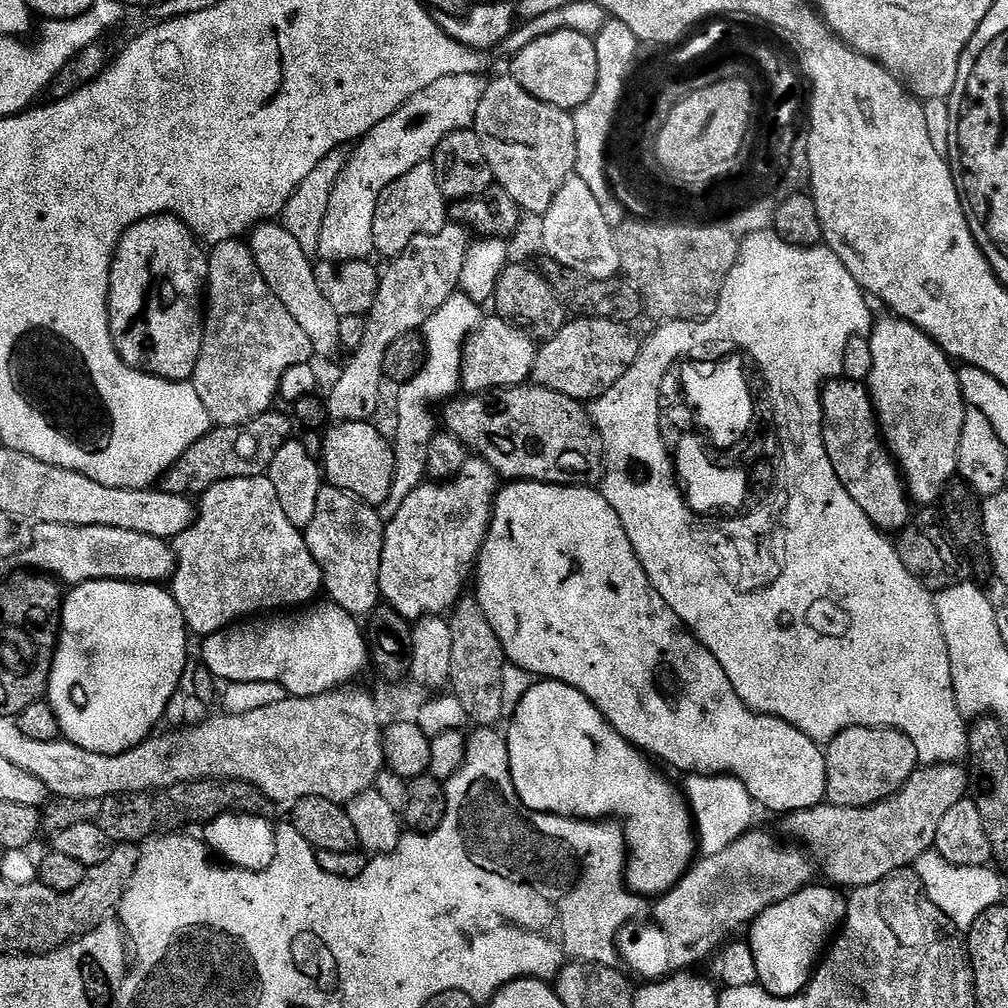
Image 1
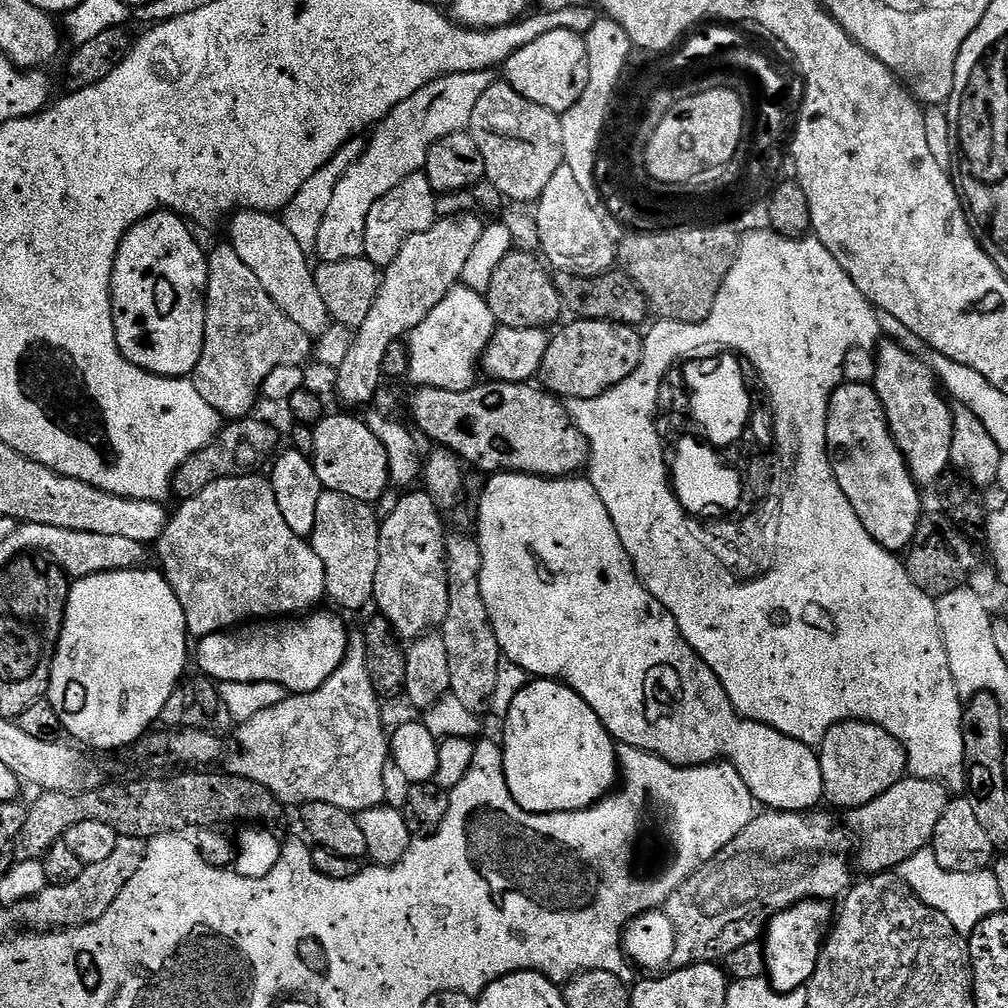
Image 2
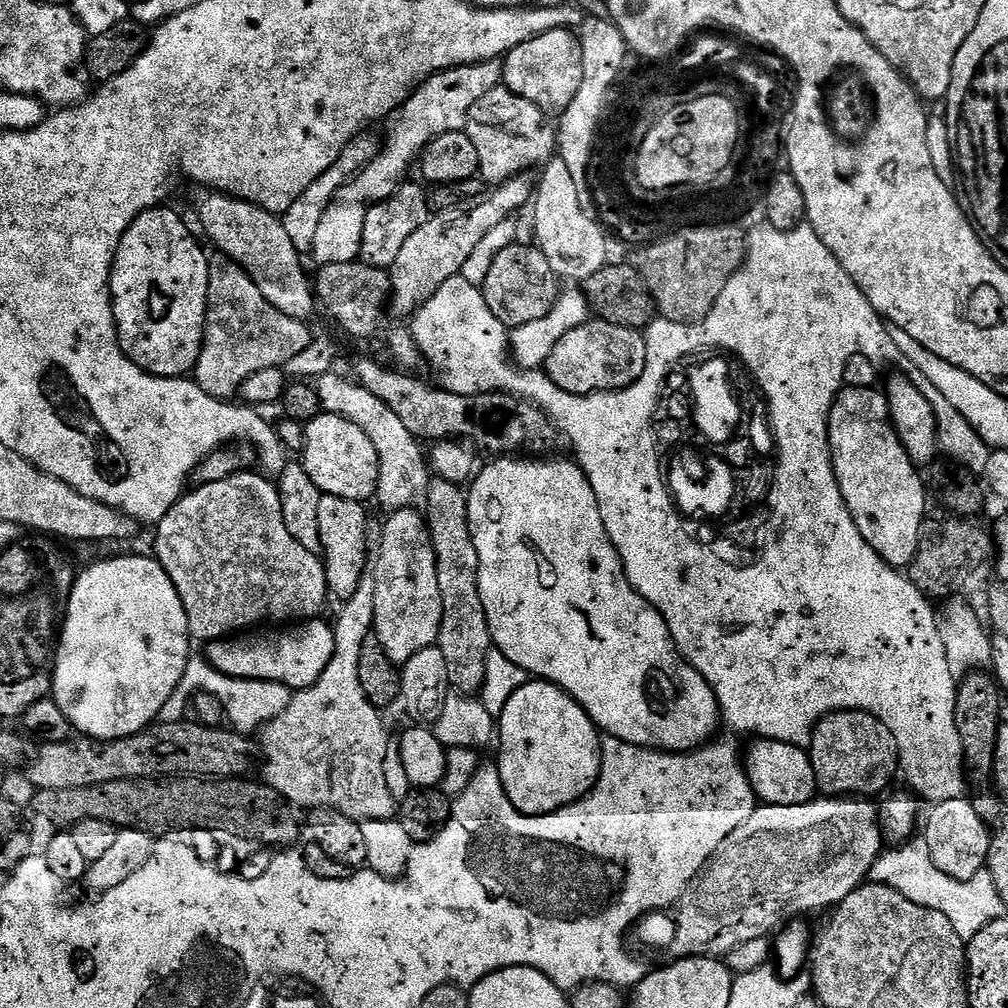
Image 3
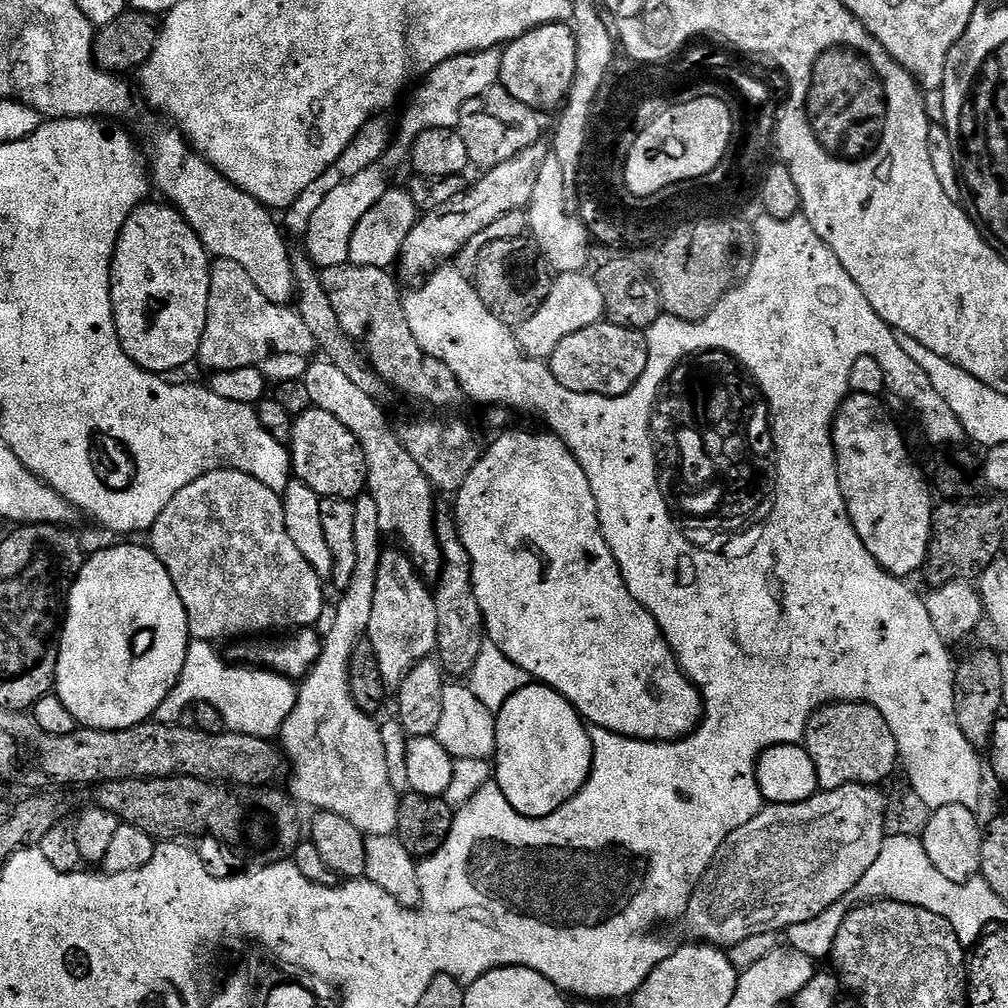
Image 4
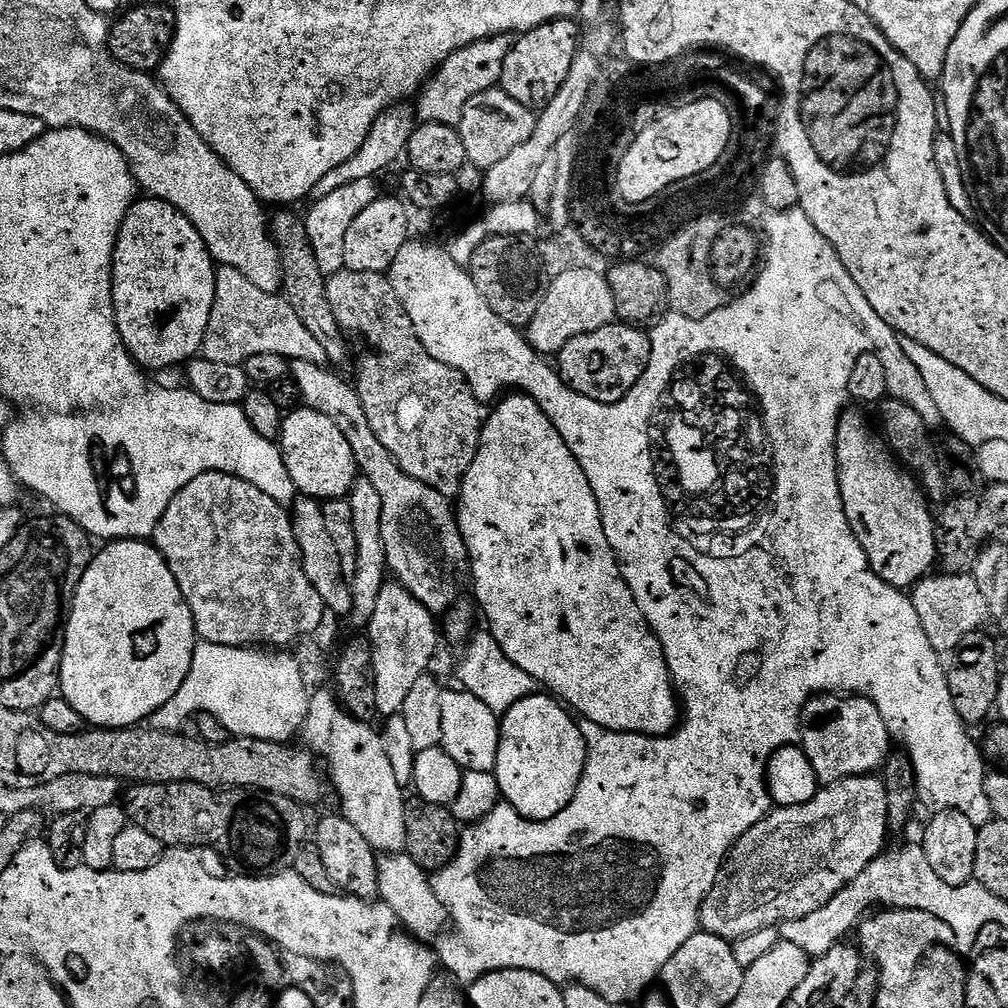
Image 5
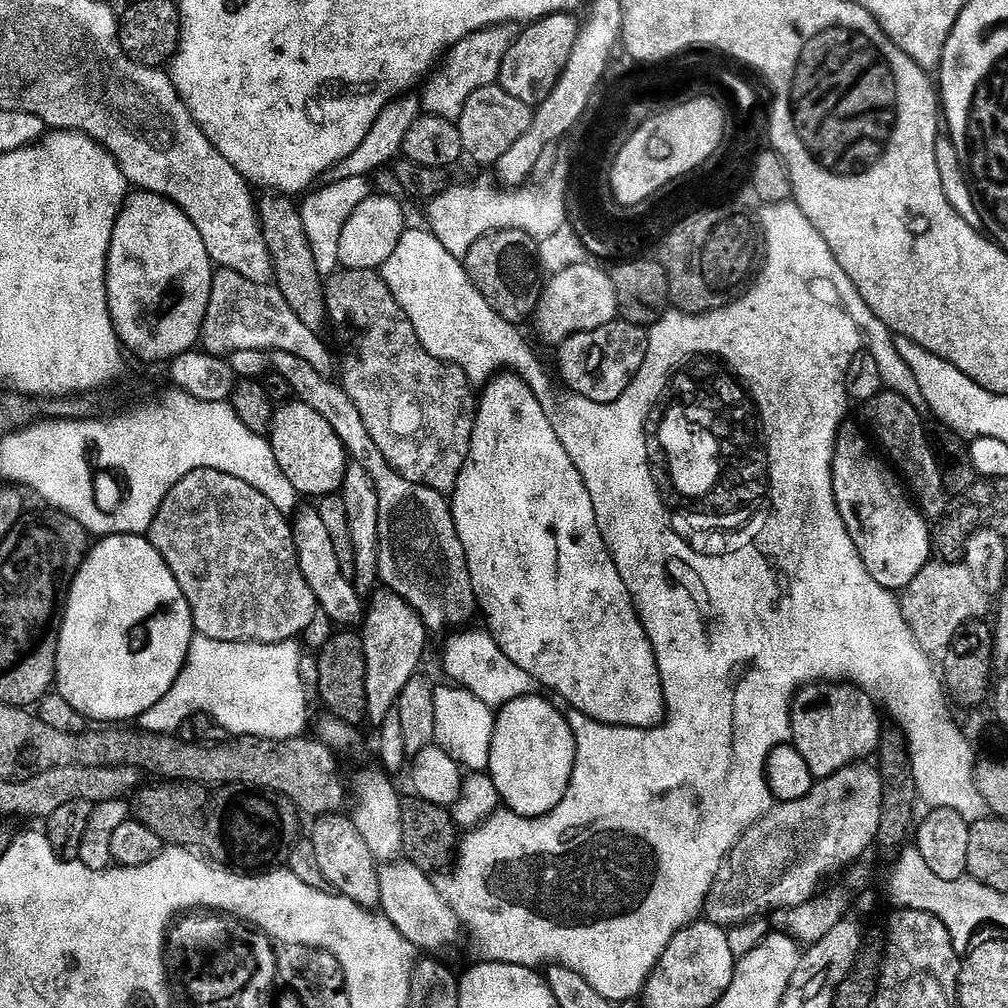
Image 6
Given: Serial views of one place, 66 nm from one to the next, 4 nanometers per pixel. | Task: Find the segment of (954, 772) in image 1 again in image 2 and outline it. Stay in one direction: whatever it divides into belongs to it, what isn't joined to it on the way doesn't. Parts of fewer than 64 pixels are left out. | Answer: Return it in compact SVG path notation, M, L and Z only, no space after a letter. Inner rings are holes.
M905 778L890 786L886 794L874 798L874 802L851 809L847 813L847 827L850 832L852 827L851 835L858 841L854 860L859 871L861 868L864 874L891 873L899 869L902 862L918 854L918 850L929 847L938 818L942 818L949 799L949 789L936 780Z

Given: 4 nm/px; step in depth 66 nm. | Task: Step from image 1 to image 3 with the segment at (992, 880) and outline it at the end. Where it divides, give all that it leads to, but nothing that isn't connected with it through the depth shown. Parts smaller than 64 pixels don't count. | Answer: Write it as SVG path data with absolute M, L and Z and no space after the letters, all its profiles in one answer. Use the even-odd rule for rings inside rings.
M913 838L899 846L889 848L892 849L889 852L887 849L874 862L870 873L871 883L889 884L891 888L898 890L898 894L910 898L910 902L918 902L918 906L938 910L938 914L946 914L946 918L950 918L950 926L954 926L958 938L962 938L965 942L970 941L974 938L974 934L978 934L978 930L982 930L992 920L1005 915L1006 905L1002 902L1002 898L994 886L994 878L987 870L969 880L955 880L946 874L942 874L942 870L938 870L938 866L934 866L934 862L930 858L930 850L924 844L923 839Z

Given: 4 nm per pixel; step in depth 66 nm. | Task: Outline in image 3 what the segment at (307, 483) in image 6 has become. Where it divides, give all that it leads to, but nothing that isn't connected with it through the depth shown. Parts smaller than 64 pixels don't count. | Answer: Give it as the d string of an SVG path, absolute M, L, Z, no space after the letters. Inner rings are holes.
M321 411L309 424L304 425L305 446L302 463L306 474L325 496L371 501L378 486L378 452L374 444L354 422L338 414Z

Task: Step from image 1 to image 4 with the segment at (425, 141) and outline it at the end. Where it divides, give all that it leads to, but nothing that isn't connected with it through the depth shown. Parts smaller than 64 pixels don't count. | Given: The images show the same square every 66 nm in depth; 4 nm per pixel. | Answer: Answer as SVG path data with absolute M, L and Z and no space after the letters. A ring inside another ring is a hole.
M501 49L458 55L442 62L442 65L428 73L421 81L422 86L415 92L400 120L392 145L382 161L383 167L396 168L409 159L412 144L430 129L457 129L460 124L462 106L478 94L495 87L501 74ZM375 164L370 166L370 170L362 170L362 174L347 180L342 186L334 186L334 190L326 194L326 202L322 202L322 206L318 206L318 210L314 213L314 218L310 218L306 254L317 268L321 270L337 268L349 263L350 238L358 222L362 222L362 218L366 218L366 214L370 214L373 206L390 191L388 176L382 169L380 164Z

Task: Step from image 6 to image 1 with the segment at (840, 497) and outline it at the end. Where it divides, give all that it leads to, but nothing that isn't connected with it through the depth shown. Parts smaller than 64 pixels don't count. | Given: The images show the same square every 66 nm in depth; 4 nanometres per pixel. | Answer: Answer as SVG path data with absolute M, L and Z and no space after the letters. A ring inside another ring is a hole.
M837 378L824 385L820 401L824 411L824 441L826 454L830 454L830 466L834 466L834 474L838 474L838 482L846 486L846 494L858 502L862 514L870 520L873 526L885 534L899 533L908 525L910 511L910 497L904 482L903 475L892 458L887 444L884 443L882 429L876 418L876 408L872 405L872 393L859 380L845 380Z

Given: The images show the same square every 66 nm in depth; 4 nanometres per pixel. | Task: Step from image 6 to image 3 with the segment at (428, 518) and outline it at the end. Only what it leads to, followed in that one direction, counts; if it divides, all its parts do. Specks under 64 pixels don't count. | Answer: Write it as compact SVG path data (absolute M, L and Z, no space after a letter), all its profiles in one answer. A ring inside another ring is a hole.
M333 370L317 377L314 387L323 411L338 414L354 422L354 426L358 426L358 430L362 430L366 438L370 438L370 442L374 444L374 450L378 452L378 486L375 499L380 500L381 506L388 508L389 513L423 505L428 493L430 460L425 449L424 452L420 449L423 448L421 441L414 434L410 434L410 430L406 430L406 426L395 416L394 410L390 410L390 406L382 402L382 398L374 398L374 394L357 384L355 379L347 375L339 376L338 372Z

